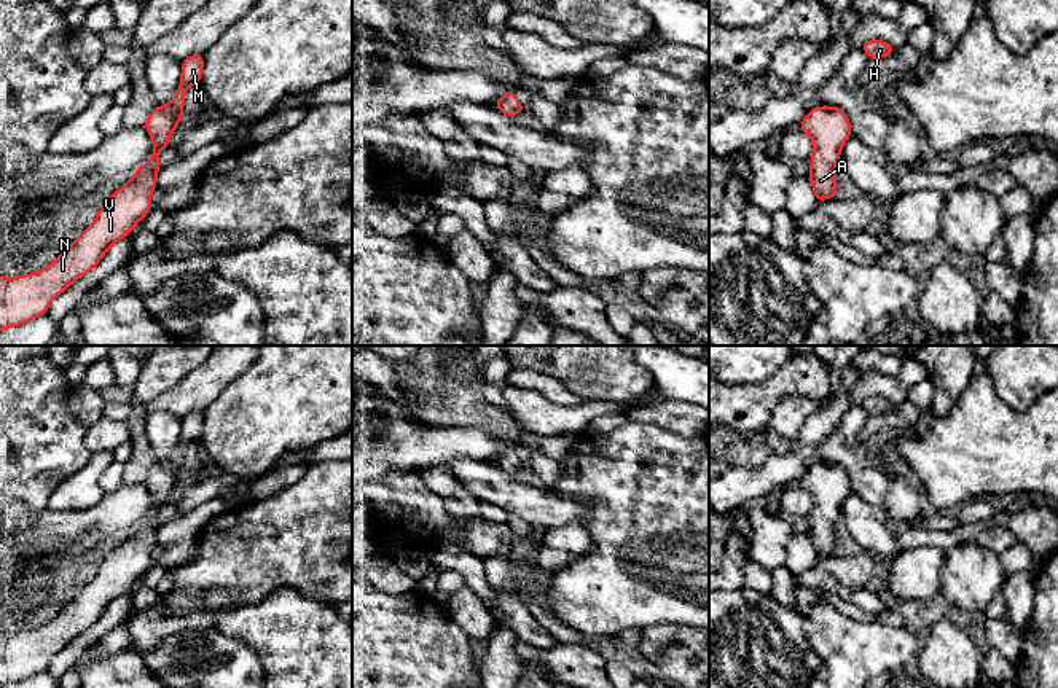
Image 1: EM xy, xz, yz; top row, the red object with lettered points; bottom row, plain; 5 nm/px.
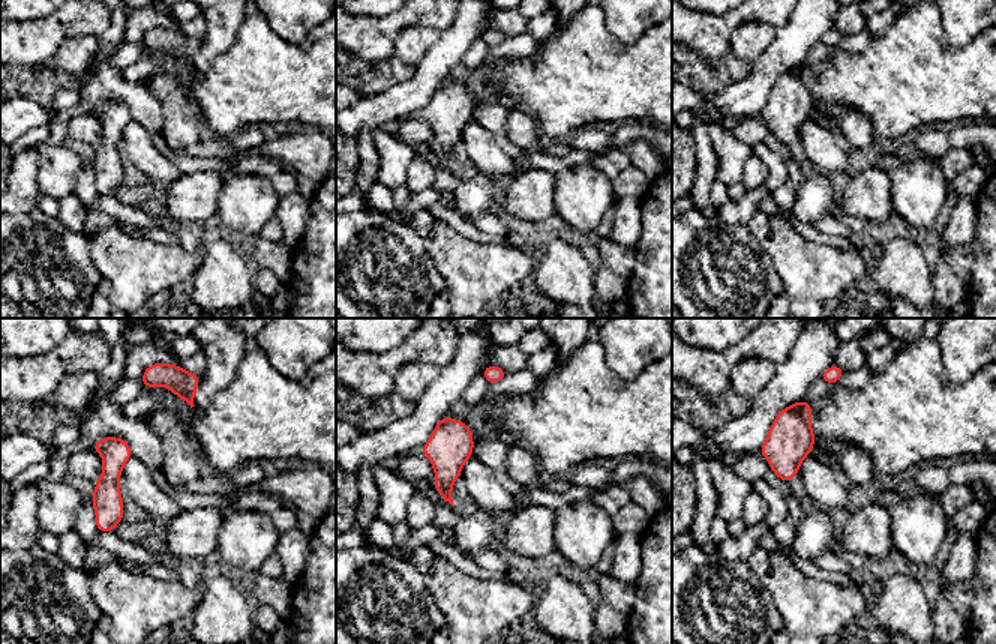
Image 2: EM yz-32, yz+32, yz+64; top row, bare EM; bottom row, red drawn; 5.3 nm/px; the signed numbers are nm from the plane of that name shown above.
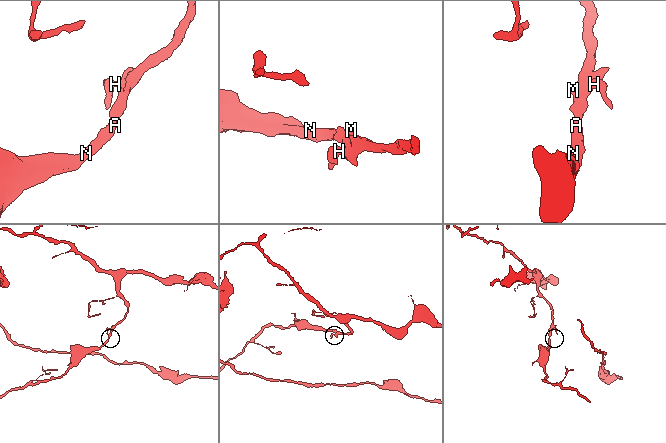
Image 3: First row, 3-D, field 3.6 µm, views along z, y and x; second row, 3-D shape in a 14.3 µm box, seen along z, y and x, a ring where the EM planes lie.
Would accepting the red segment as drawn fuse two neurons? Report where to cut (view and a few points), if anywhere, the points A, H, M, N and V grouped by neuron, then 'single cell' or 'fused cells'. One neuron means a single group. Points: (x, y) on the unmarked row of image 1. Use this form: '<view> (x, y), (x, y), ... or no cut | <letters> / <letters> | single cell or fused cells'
no cut | A H M N V | single cell

